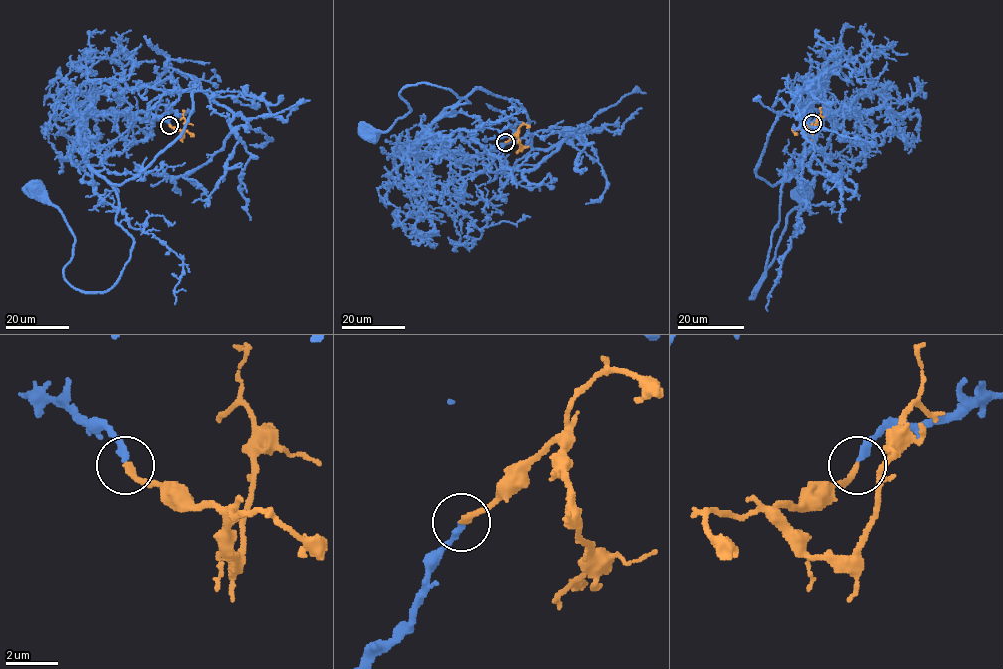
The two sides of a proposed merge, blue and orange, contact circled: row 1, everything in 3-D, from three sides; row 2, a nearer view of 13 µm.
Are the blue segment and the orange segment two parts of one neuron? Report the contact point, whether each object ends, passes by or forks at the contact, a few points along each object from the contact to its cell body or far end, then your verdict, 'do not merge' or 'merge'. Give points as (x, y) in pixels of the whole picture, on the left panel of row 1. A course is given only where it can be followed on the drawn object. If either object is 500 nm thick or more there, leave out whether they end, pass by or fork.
(169, 125) | blue ends | orange ends | blue via (169, 124), (149, 112), (79, 120), (79, 145), (133, 240), (104, 291), (65, 279), (74, 236), (34, 189) | orange via (169, 125), (181, 131), (182, 136), (182, 110) | merge

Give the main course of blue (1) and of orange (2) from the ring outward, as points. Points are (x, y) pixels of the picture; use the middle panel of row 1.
1: (505, 142), (478, 173), (432, 182), (415, 145), (469, 103), (418, 83), (399, 95), (410, 110), (370, 135)
2: (505, 142), (517, 133), (521, 145), (518, 149)

